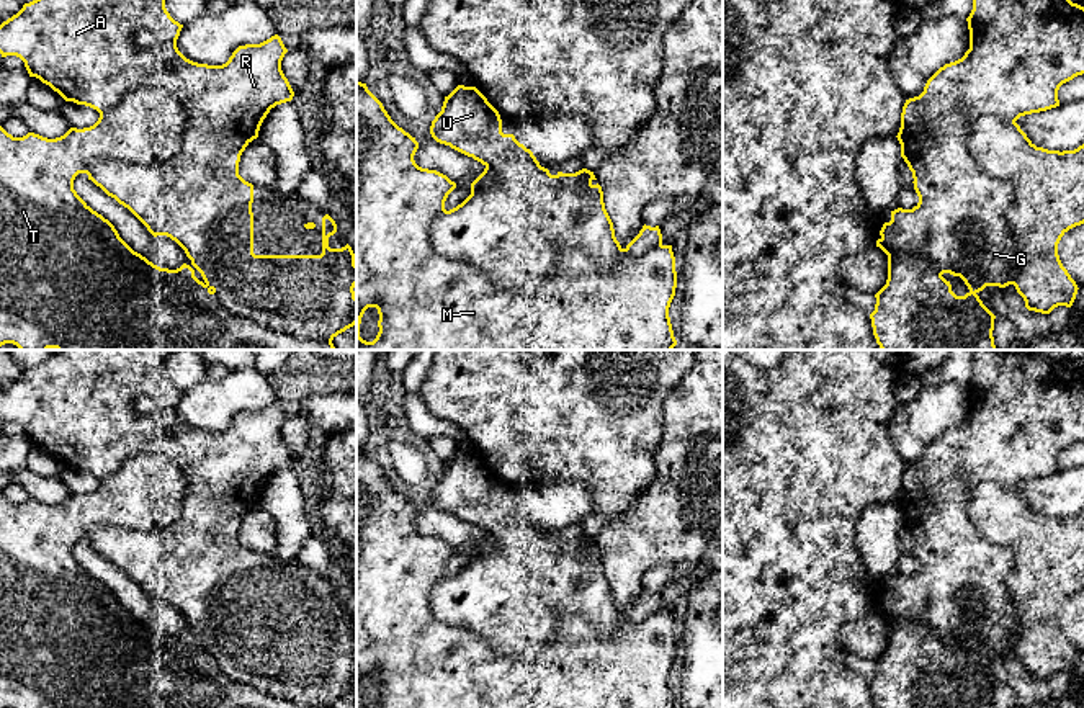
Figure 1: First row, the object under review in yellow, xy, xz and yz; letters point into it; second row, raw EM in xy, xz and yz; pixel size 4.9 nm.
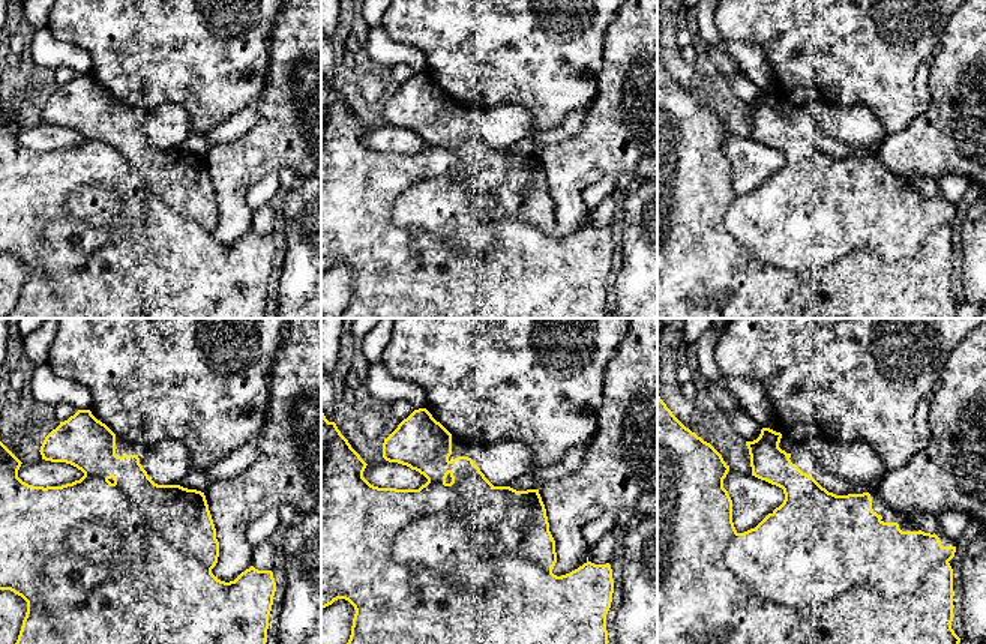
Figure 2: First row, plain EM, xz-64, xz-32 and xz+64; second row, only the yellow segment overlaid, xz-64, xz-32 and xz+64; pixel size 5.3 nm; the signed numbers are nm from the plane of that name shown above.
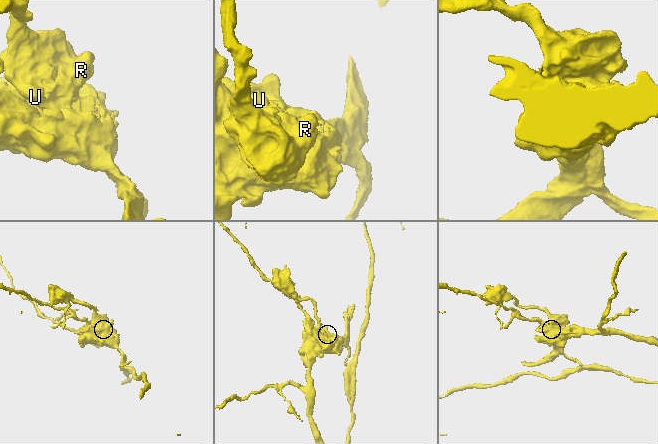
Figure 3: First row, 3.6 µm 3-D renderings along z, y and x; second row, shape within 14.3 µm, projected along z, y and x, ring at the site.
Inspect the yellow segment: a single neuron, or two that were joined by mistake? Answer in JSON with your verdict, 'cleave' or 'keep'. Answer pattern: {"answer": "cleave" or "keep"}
{"answer": "cleave"}

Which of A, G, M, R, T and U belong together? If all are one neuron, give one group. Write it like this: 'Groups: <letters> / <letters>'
Groups: A G R U / M T

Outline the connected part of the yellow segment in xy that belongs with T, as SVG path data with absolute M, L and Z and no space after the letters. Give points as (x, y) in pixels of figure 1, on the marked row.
M139 87L128 92L121 101L100 113L98 121L83 129L70 128L64 136L47 139L34 132L13 137L0 126L0 347L13 343L20 350L335 350L332 342L299 338L291 334L271 330L247 317L227 311L216 294L195 276L195 270L183 263L177 270L160 268L141 253L134 252L118 234L114 226L93 211L74 190L78 173L87 173L96 186L100 178L113 164L134 164L141 167L159 167L183 150L185 132L190 131L190 119L181 101L157 87Z

